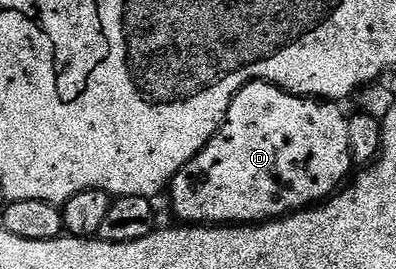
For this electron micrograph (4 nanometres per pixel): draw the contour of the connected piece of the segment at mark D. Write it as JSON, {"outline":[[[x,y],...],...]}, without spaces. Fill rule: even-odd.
{"outline":[[[249,82],[247,86],[240,88],[228,108],[222,126],[214,133],[212,140],[208,140],[206,147],[195,158],[188,160],[188,164],[184,164],[184,168],[180,168],[180,172],[170,181],[168,195],[170,194],[170,206],[178,217],[175,219],[179,223],[195,226],[252,226],[259,222],[270,222],[274,218],[285,218],[288,214],[295,214],[298,210],[327,201],[347,181],[351,173],[350,166],[352,167],[348,148],[348,118],[345,113],[342,115],[338,106],[341,105],[334,100],[315,100],[309,96],[290,94],[279,86],[273,86],[271,82]]]}

